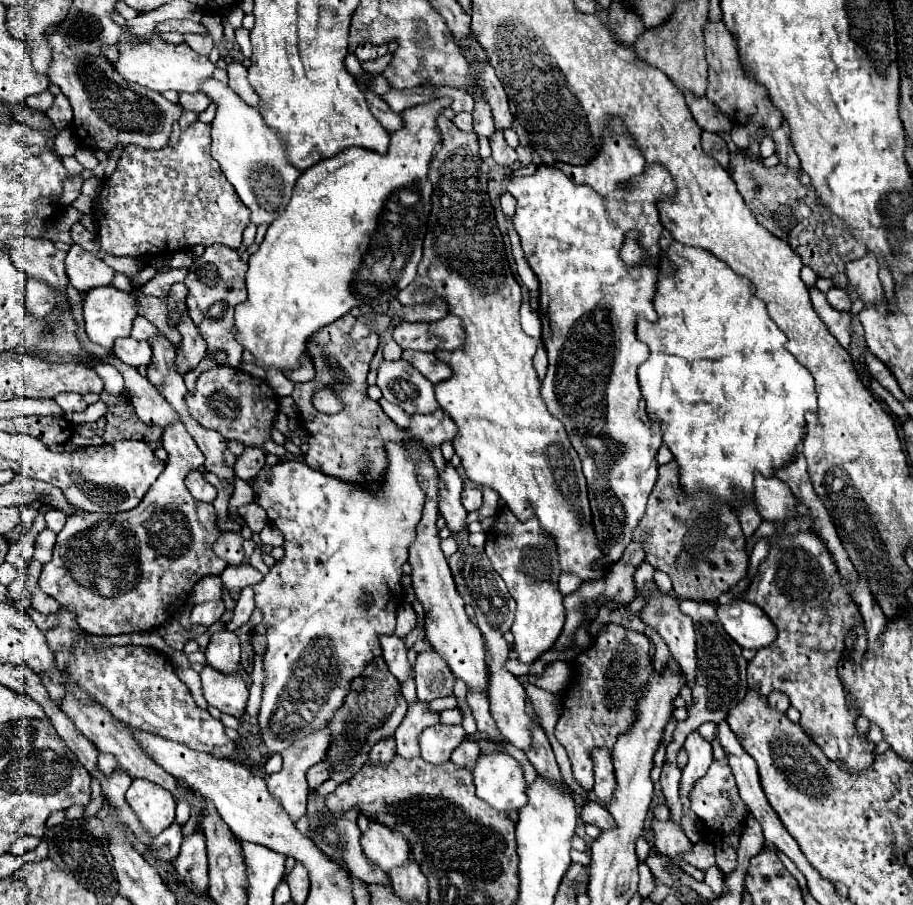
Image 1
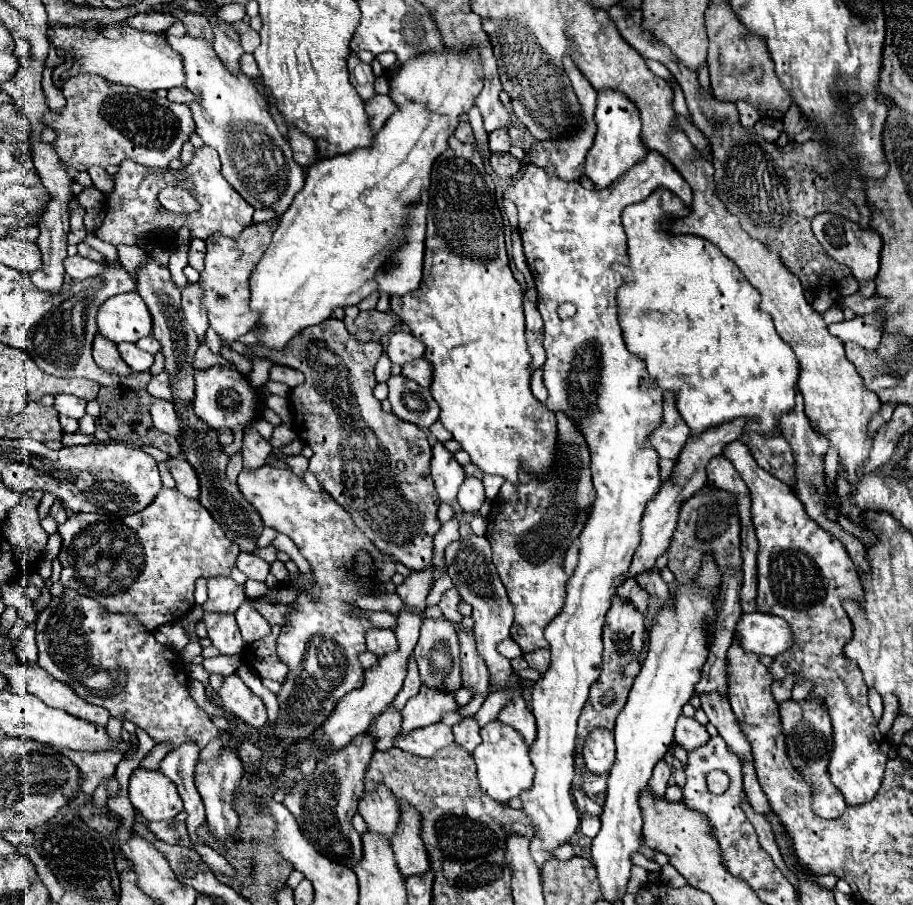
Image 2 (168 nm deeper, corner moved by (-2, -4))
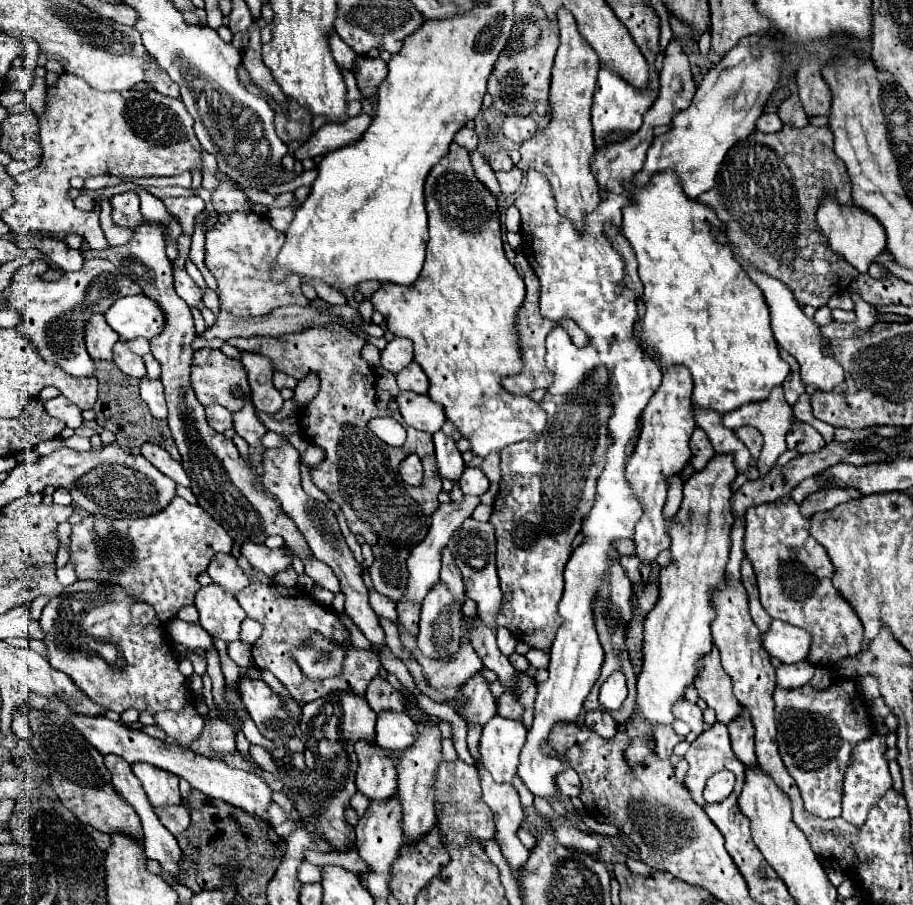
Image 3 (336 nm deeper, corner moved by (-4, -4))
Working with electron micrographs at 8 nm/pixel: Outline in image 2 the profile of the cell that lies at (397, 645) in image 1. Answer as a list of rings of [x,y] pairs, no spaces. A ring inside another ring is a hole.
[[[369,629],[365,639],[367,639],[367,649],[371,653],[375,653],[377,657],[383,657],[387,653],[395,653],[395,649],[399,649],[395,633],[387,631],[387,629]]]

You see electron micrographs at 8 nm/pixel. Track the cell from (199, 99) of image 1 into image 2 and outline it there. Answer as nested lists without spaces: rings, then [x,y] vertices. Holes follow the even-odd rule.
[[[179,87],[179,89],[171,89],[169,95],[167,95],[169,101],[175,101],[175,103],[193,103],[195,101],[195,95],[187,89],[187,87]]]

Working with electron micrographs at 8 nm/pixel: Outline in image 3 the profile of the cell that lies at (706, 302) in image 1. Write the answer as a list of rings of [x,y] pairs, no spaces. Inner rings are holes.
[[[657,173],[645,189],[633,193],[633,205],[623,209],[621,233],[631,243],[639,263],[639,277],[645,287],[643,331],[659,353],[661,367],[685,365],[695,381],[693,405],[729,413],[745,403],[767,399],[771,389],[781,385],[789,375],[789,365],[779,357],[777,341],[769,325],[769,309],[761,289],[735,259],[729,243],[713,237],[713,227],[725,231],[725,223],[719,221],[709,205],[685,197],[677,173]]]

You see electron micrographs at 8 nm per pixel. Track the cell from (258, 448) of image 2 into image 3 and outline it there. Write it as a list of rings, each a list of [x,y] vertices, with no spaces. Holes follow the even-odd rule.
[[[253,403],[245,405],[245,409],[241,409],[241,413],[233,413],[233,429],[237,435],[241,435],[251,447],[259,447],[259,439],[267,433],[265,425],[261,423],[261,419],[257,417],[257,409],[253,407]]]

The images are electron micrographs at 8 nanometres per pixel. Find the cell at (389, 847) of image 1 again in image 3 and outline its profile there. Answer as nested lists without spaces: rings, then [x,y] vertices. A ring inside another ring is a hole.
[[[357,741],[355,745],[355,753],[359,759],[359,769],[357,769],[357,789],[367,795],[371,801],[379,801],[385,797],[391,797],[397,791],[397,769],[393,765],[393,761],[389,761],[389,757],[385,757],[385,753],[389,753],[389,749],[381,749],[379,745],[369,745],[369,741]]]

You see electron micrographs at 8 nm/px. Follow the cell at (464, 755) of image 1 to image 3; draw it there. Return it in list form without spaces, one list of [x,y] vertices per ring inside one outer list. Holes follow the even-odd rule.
[[[475,673],[467,683],[465,683],[465,697],[467,703],[457,711],[465,721],[475,721],[485,725],[495,713],[495,697],[489,693],[489,683],[483,677],[483,673]]]

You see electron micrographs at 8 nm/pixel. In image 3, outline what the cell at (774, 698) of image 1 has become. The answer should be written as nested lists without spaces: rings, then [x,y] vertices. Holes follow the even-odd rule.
[[[809,661],[793,663],[793,665],[781,665],[777,667],[777,685],[781,689],[797,689],[811,681],[815,673],[815,665]]]

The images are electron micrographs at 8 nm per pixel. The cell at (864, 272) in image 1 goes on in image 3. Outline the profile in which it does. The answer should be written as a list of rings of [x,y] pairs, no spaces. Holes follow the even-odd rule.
[[[825,197],[817,209],[817,223],[823,231],[823,235],[829,239],[829,247],[845,257],[859,273],[867,273],[873,259],[885,249],[885,231],[881,229],[879,221],[865,213],[865,209],[857,209],[857,205],[841,205],[835,201],[835,197]]]

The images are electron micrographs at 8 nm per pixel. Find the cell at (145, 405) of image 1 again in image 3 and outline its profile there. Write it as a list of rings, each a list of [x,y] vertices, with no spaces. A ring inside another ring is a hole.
[[[95,313],[89,317],[89,323],[85,323],[85,345],[89,349],[89,355],[93,359],[111,359],[113,357],[113,345],[119,341],[117,333],[107,325],[105,317]]]

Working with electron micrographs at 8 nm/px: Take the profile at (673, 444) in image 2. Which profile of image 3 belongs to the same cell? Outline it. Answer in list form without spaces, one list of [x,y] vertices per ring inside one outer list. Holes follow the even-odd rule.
[[[663,369],[661,389],[657,389],[657,393],[651,397],[649,405],[641,415],[639,441],[625,469],[625,479],[629,481],[635,497],[639,497],[643,507],[643,515],[641,521],[637,521],[633,541],[637,547],[637,555],[649,563],[655,561],[659,551],[669,549],[671,545],[671,539],[667,535],[669,521],[663,517],[663,505],[667,499],[669,477],[677,475],[681,471],[681,465],[685,465],[685,461],[689,461],[691,457],[689,439],[695,429],[693,405],[689,405],[691,393],[693,379],[689,377],[687,369]]]

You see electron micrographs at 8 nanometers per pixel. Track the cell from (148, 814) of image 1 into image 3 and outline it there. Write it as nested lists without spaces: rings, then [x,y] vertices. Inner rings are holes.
[[[131,765],[133,773],[139,777],[151,805],[163,807],[163,805],[177,805],[181,803],[179,793],[179,777],[173,777],[171,773],[165,773],[163,769],[157,769],[155,765]]]

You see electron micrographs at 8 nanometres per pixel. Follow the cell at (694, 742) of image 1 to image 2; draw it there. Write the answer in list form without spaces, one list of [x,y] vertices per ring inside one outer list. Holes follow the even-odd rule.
[[[679,717],[675,727],[675,743],[681,745],[685,751],[697,749],[699,745],[705,745],[709,741],[709,733],[703,725],[699,725],[693,717]]]

